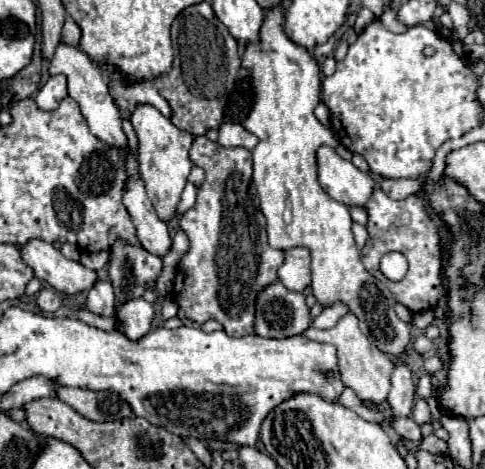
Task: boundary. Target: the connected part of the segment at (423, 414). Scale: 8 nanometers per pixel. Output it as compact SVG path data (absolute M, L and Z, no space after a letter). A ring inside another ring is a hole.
M416 398L416 402L414 402L414 410L412 410L412 418L418 420L418 424L424 424L424 422L432 420L428 402L426 402L424 398Z

